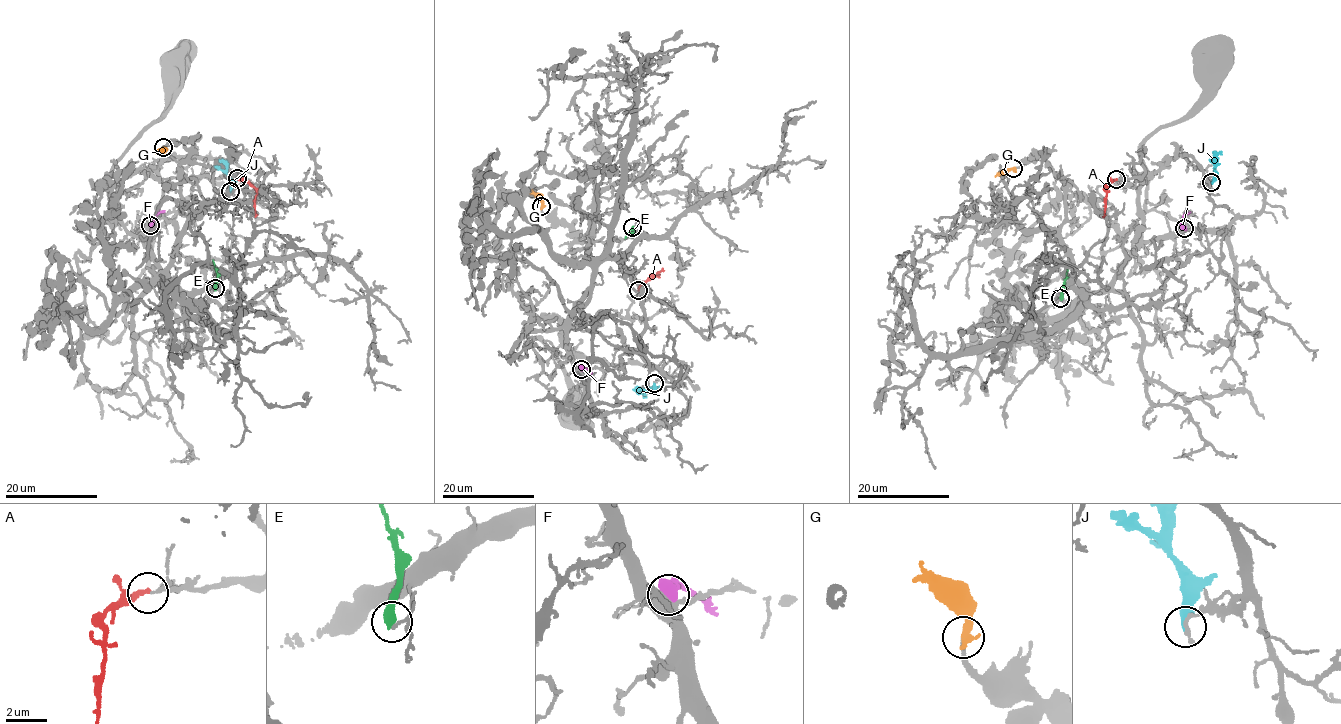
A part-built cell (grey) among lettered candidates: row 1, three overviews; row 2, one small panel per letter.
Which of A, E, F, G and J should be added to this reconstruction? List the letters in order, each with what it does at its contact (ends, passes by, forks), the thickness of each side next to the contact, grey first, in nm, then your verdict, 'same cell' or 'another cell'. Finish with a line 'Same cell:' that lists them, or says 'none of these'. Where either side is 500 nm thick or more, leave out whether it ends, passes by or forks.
A: it ends | 140/200 nm | another cell
E: it ends | 110/480 nm | another cell
F: 550/650 nm | another cell
G: it ends | 180/440 nm | same cell
J: it ends | 260/360 nm | another cell
Same cell: G

